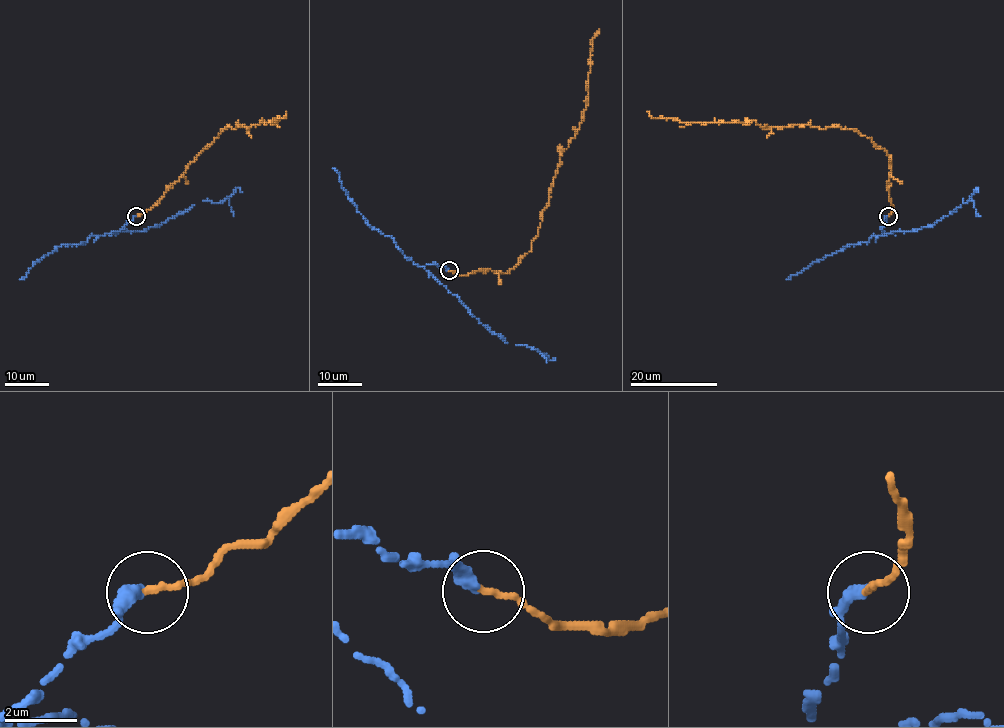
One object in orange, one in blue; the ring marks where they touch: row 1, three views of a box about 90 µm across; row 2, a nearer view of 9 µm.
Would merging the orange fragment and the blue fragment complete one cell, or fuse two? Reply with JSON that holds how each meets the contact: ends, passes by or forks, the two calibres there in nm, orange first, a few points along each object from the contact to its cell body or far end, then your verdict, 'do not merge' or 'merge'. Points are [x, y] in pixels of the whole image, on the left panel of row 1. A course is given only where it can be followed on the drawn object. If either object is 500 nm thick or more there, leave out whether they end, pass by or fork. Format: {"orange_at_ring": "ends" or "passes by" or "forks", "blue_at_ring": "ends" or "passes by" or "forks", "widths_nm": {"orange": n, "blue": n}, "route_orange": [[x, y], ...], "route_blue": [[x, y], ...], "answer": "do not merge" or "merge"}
{"orange_at_ring": "ends", "blue_at_ring": "ends", "widths_nm": {"orange": 180, "blue": 360}, "route_orange": [[136, 215], [151, 209], [224, 128], [236, 124], [247, 128], [262, 121], [274, 124], [285, 111]], "route_blue": [[136, 215], [111, 234], [159, 226], [202, 201], [220, 202], [227, 198], [234, 216]], "answer": "merge"}

